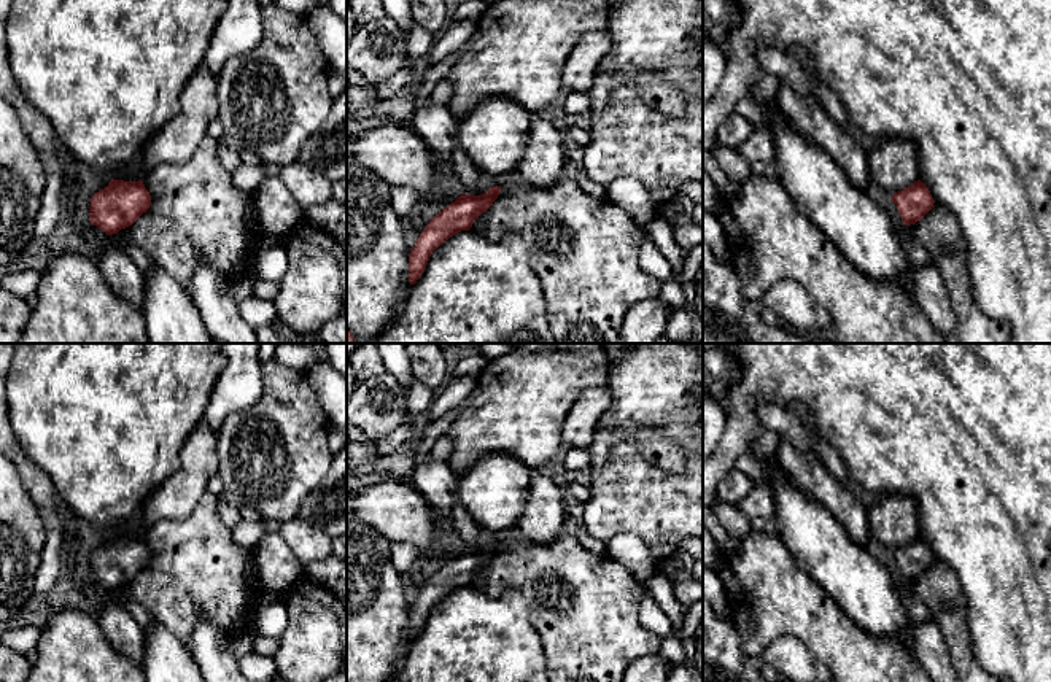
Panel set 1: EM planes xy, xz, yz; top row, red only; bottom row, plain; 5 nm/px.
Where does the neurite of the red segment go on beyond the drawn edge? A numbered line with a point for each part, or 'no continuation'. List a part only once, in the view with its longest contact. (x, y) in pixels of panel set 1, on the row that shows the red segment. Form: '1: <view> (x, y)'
no continuation

